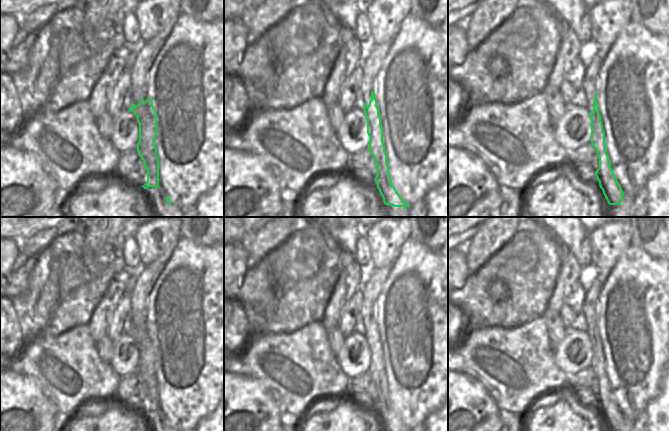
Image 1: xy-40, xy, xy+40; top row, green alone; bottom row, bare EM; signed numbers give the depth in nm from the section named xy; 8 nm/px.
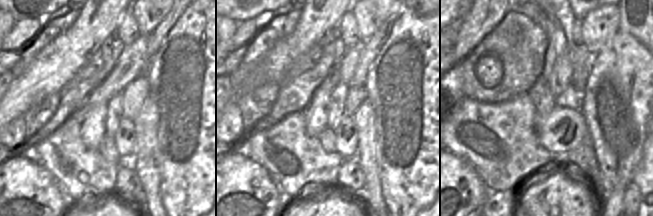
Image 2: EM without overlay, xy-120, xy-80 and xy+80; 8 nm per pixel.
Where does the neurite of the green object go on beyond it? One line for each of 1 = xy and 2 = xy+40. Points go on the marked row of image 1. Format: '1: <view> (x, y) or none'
1: none
2: none

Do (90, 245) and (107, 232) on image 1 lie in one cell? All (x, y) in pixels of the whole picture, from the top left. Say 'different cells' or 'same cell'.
same cell

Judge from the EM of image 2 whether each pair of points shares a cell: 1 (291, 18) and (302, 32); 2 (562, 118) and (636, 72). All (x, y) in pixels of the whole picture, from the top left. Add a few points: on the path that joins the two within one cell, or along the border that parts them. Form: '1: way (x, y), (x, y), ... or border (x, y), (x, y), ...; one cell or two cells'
1: border (301, 10), (301, 16), (294, 30), (278, 39); two cells
2: border (580, 110), (586, 128); two cells

